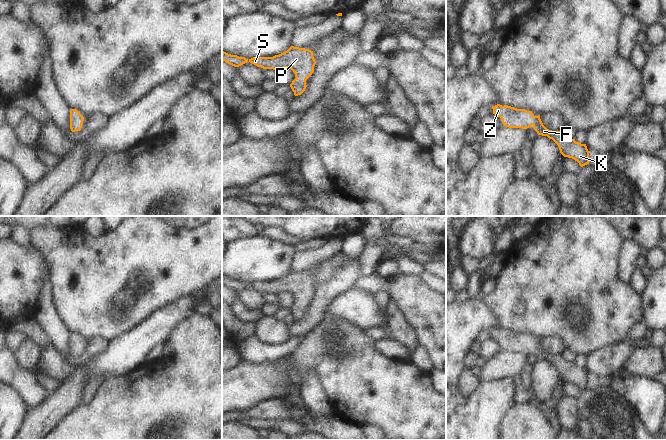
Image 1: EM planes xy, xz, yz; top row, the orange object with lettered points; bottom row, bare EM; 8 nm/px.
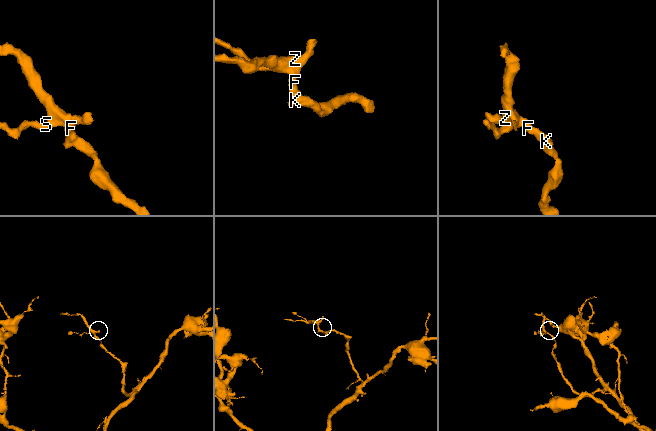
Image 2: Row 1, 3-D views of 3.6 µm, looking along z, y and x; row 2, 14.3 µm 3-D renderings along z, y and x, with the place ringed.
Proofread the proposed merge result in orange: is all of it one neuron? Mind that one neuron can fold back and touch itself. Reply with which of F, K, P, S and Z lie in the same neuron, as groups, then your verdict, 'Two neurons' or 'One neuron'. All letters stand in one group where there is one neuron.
Groups: F K P S Z. One neuron

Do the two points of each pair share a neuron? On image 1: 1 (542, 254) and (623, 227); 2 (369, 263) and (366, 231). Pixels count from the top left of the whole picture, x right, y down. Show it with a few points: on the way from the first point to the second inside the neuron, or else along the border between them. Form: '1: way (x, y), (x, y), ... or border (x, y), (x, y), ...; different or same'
1: border (612, 226), (623, 239); different
2: way (370, 255), (370, 239); same

